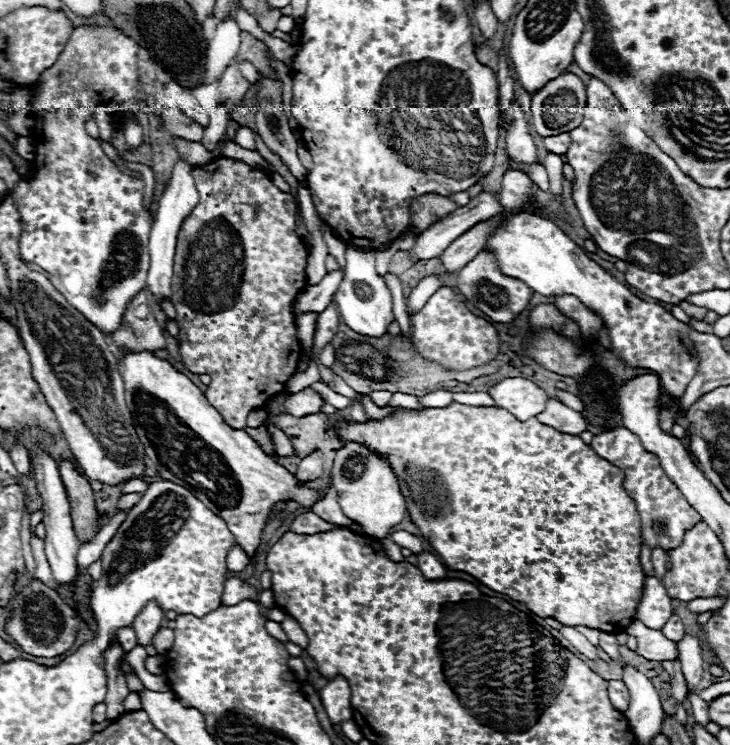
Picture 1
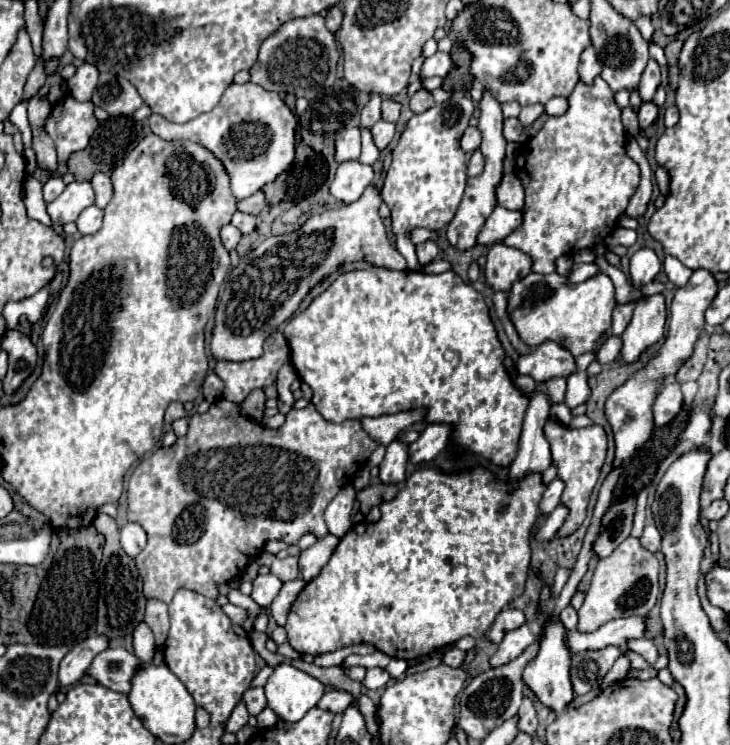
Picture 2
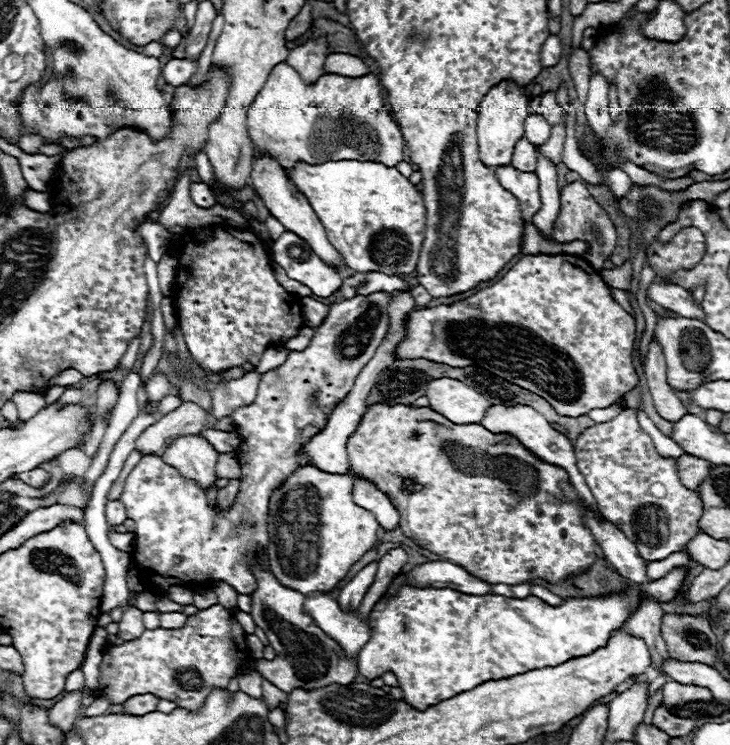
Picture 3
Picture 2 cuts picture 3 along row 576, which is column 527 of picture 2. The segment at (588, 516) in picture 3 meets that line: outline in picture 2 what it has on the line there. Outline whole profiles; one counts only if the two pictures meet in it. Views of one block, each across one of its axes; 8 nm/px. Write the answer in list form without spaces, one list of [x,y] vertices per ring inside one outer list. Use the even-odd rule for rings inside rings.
[[[524,624],[518,630],[512,630],[504,636],[504,640],[500,642],[498,650],[492,654],[490,658],[490,666],[498,668],[504,666],[508,662],[512,662],[514,658],[518,658],[530,644],[534,642],[534,634],[530,632],[530,626]]]

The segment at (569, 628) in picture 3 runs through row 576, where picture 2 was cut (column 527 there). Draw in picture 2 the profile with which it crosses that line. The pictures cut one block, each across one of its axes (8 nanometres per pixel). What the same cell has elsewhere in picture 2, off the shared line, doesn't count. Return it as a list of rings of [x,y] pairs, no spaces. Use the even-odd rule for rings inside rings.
[[[370,268],[370,270],[354,270],[338,276],[326,292],[322,292],[318,298],[312,300],[312,304],[294,316],[286,328],[284,328],[284,338],[290,348],[290,364],[298,378],[306,382],[312,392],[312,404],[316,410],[330,422],[344,422],[348,418],[364,418],[364,416],[384,416],[384,414],[396,414],[396,412],[406,412],[414,408],[424,408],[426,410],[426,424],[450,424],[450,440],[460,452],[468,454],[480,454],[486,460],[490,460],[496,466],[508,468],[512,460],[516,458],[518,452],[518,440],[520,440],[520,430],[522,430],[522,420],[524,412],[528,406],[528,396],[524,392],[516,392],[506,368],[504,368],[504,348],[496,336],[494,324],[488,314],[488,306],[484,298],[470,286],[466,284],[456,272],[444,272],[444,274],[426,274],[426,272],[412,272],[412,270],[388,270],[388,268]],[[546,618],[542,626],[542,640],[540,640],[540,650],[538,654],[528,662],[524,668],[524,682],[530,686],[530,690],[540,698],[542,704],[552,708],[554,712],[564,712],[566,706],[572,702],[574,692],[572,692],[572,682],[570,682],[570,650],[566,644],[566,634],[568,630],[560,620]]]

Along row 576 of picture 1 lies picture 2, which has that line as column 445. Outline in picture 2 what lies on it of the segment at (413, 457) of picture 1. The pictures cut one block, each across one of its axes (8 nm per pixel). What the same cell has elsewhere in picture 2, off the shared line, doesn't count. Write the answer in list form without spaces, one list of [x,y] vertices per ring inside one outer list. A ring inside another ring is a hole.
[[[422,468],[416,470],[404,484],[404,488],[398,492],[398,496],[390,502],[382,502],[380,504],[380,512],[384,514],[384,518],[380,518],[380,522],[376,524],[356,524],[338,544],[338,548],[334,550],[332,558],[328,560],[328,564],[322,568],[322,572],[304,586],[304,590],[298,594],[296,602],[292,604],[290,612],[288,612],[288,622],[286,622],[286,634],[288,634],[288,642],[294,650],[298,650],[300,654],[310,654],[310,656],[320,656],[326,652],[334,652],[338,648],[344,646],[352,646],[352,644],[360,644],[360,642],[370,642],[374,644],[380,652],[388,654],[390,658],[404,658],[404,660],[414,660],[420,656],[426,656],[442,646],[454,644],[464,636],[472,636],[472,638],[482,638],[484,632],[488,632],[488,628],[492,626],[494,618],[498,616],[498,612],[510,604],[514,598],[518,598],[524,592],[524,582],[528,576],[528,564],[530,564],[530,534],[532,528],[536,524],[538,518],[538,502],[542,498],[544,486],[540,482],[540,476],[528,476],[528,480],[524,480],[524,484],[520,484],[520,488],[516,488],[516,492],[512,496],[508,496],[508,484],[506,482],[496,482],[492,478],[492,474],[488,470],[470,470],[464,474],[442,474],[436,468]]]

